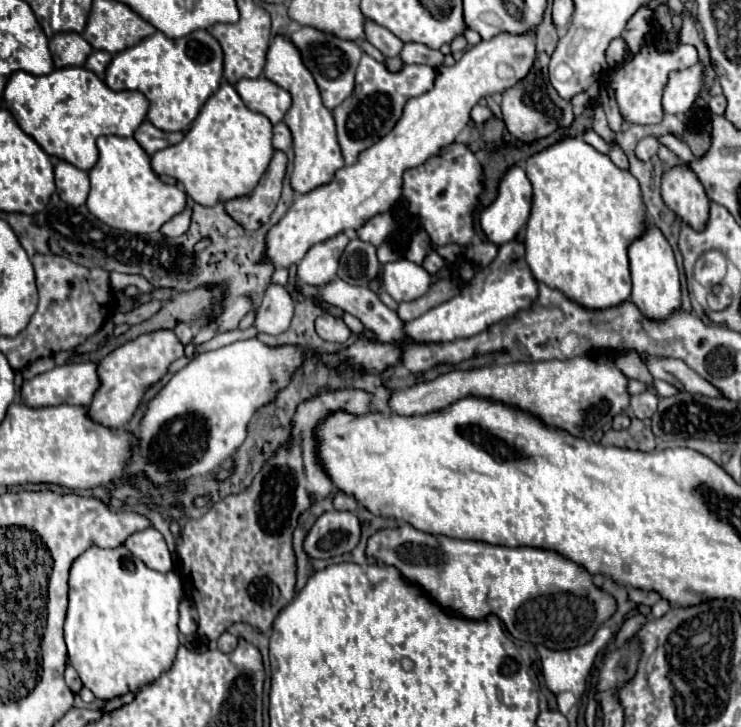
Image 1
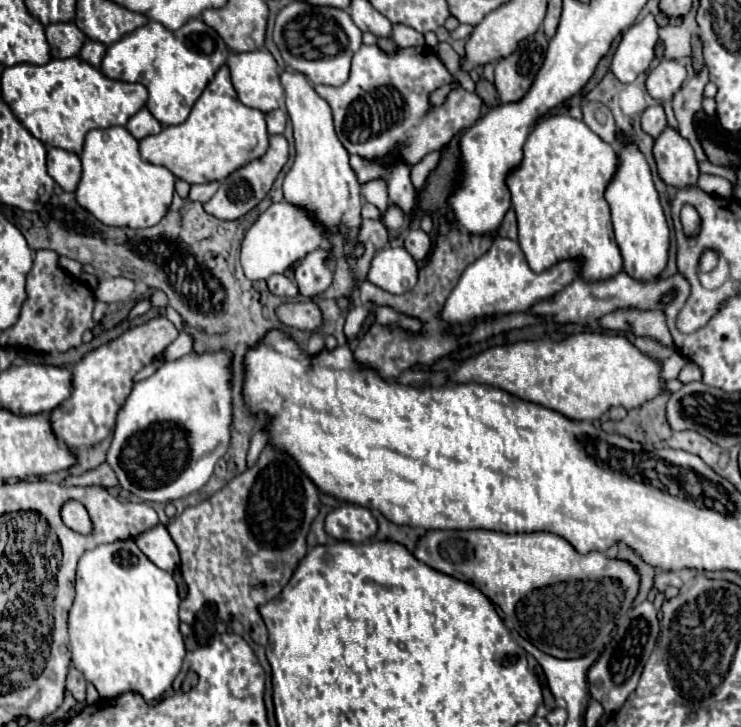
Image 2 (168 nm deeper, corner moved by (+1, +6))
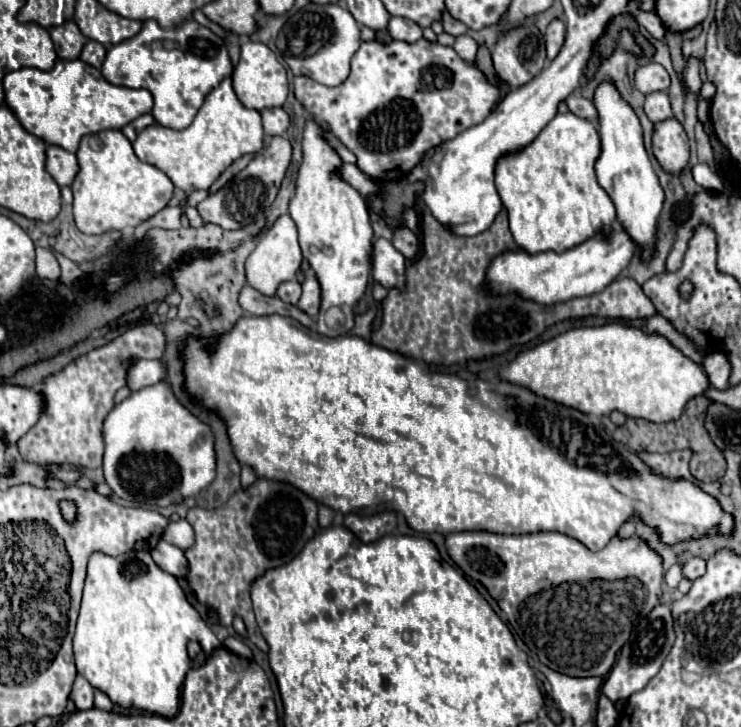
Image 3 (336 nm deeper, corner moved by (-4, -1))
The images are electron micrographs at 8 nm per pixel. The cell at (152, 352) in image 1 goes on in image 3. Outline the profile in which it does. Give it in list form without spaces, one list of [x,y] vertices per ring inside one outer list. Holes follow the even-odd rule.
[[[137,325],[111,343],[93,349],[61,371],[43,381],[39,393],[43,395],[43,413],[35,427],[17,441],[17,451],[27,463],[59,463],[83,469],[95,469],[103,463],[103,421],[113,409],[117,389],[125,385],[129,361],[159,359],[165,349],[163,331],[153,325]]]

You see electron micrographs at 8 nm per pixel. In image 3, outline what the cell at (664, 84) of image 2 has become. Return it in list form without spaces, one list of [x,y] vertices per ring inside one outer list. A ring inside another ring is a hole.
[[[659,63],[641,65],[635,71],[635,87],[643,95],[649,95],[653,91],[665,91],[669,87],[669,75]]]

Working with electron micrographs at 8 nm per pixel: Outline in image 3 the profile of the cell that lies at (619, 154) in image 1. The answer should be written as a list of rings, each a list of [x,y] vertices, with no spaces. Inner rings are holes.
[[[571,93],[571,95],[565,99],[565,103],[567,103],[569,111],[573,111],[575,115],[579,115],[579,117],[583,117],[583,119],[589,119],[589,121],[597,121],[597,111],[595,111],[595,107],[593,107],[593,103],[591,103],[589,99]]]

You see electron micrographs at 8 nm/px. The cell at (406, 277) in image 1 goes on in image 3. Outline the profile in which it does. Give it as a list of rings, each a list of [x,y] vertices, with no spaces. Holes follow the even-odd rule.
[[[387,239],[373,243],[373,277],[387,289],[405,283],[405,257]]]

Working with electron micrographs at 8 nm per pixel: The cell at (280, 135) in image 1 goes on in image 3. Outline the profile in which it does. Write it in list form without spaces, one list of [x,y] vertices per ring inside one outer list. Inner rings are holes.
[[[281,107],[263,109],[261,119],[263,119],[263,129],[265,129],[267,137],[283,135],[287,131],[287,127],[289,127],[289,115]]]

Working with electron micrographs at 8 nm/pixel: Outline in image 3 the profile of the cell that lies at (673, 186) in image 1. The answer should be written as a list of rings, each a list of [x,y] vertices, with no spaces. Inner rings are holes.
[[[675,117],[655,123],[651,149],[665,171],[679,175],[689,161],[689,139],[683,125]]]

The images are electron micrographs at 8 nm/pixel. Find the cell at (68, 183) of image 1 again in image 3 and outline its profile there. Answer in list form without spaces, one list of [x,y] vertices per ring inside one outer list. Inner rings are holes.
[[[49,145],[45,169],[59,185],[71,185],[79,171],[79,165],[77,165],[77,157],[73,153],[65,151],[59,145]]]

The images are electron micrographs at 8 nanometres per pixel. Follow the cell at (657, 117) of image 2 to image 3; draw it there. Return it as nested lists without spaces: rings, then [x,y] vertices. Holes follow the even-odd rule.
[[[655,91],[655,93],[647,95],[647,97],[645,97],[645,113],[647,113],[647,117],[649,117],[653,123],[671,117],[673,111],[671,111],[667,93],[665,93],[665,91]]]

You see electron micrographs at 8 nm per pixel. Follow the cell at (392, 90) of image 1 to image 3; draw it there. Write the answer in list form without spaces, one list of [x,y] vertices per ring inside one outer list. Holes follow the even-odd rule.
[[[419,39],[419,43],[403,41],[363,41],[351,59],[351,73],[339,87],[327,87],[311,77],[295,77],[295,97],[305,111],[325,123],[333,135],[357,157],[357,167],[375,181],[395,181],[405,177],[425,155],[427,149],[453,139],[467,127],[479,125],[499,101],[499,87],[491,85],[479,71],[477,63],[463,61],[453,47]]]

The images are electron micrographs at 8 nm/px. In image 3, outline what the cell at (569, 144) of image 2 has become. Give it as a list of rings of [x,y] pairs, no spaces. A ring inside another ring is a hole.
[[[567,111],[557,113],[527,147],[499,157],[495,187],[509,211],[509,229],[519,247],[531,255],[567,251],[617,219],[611,197],[595,177],[593,167],[599,151],[595,125]]]

